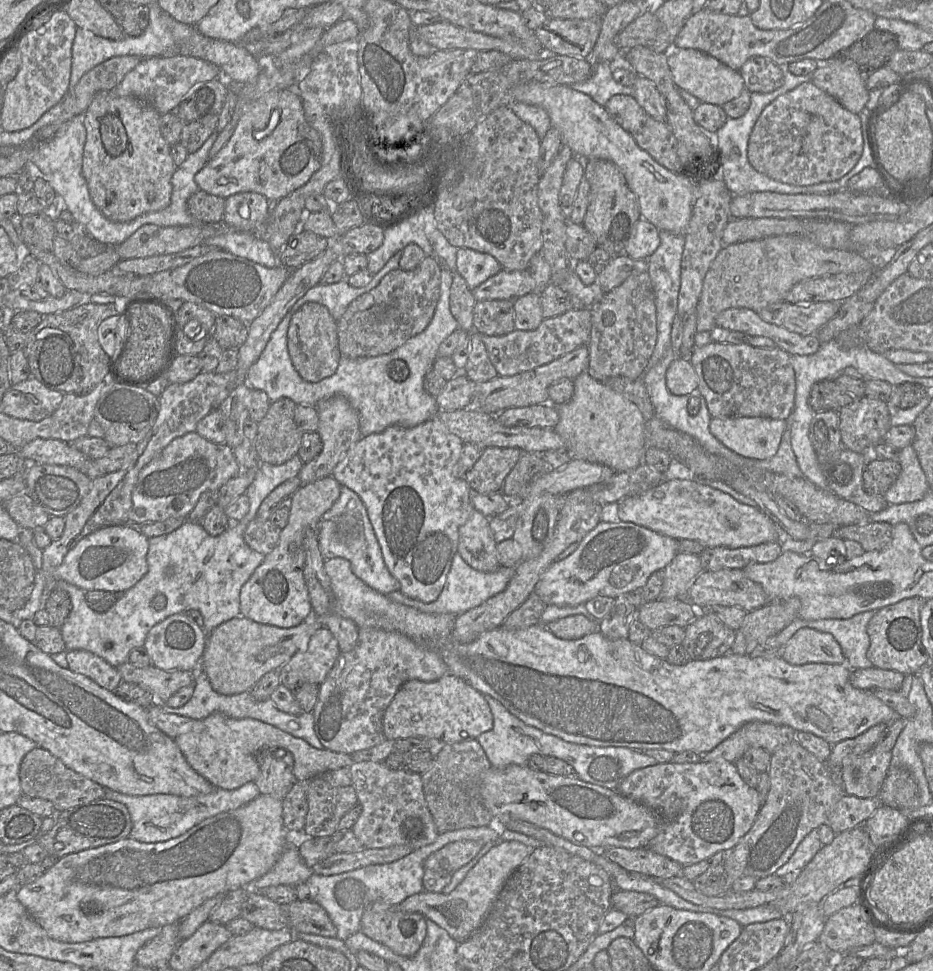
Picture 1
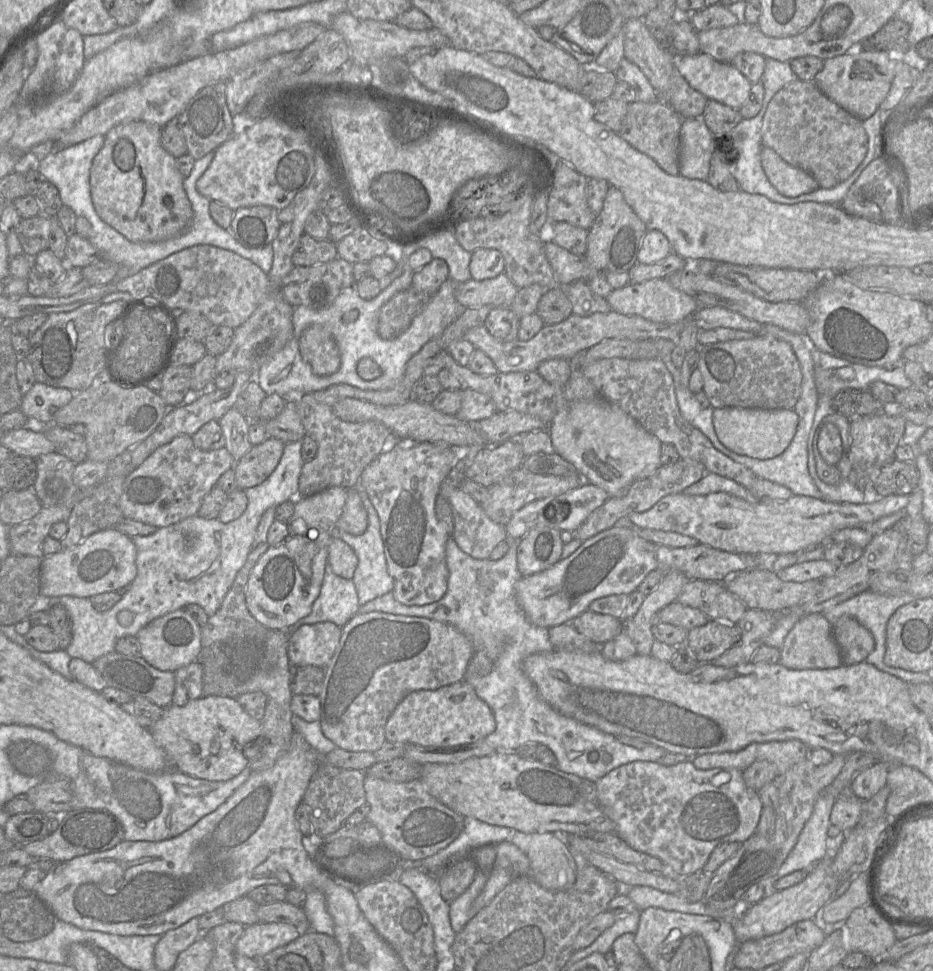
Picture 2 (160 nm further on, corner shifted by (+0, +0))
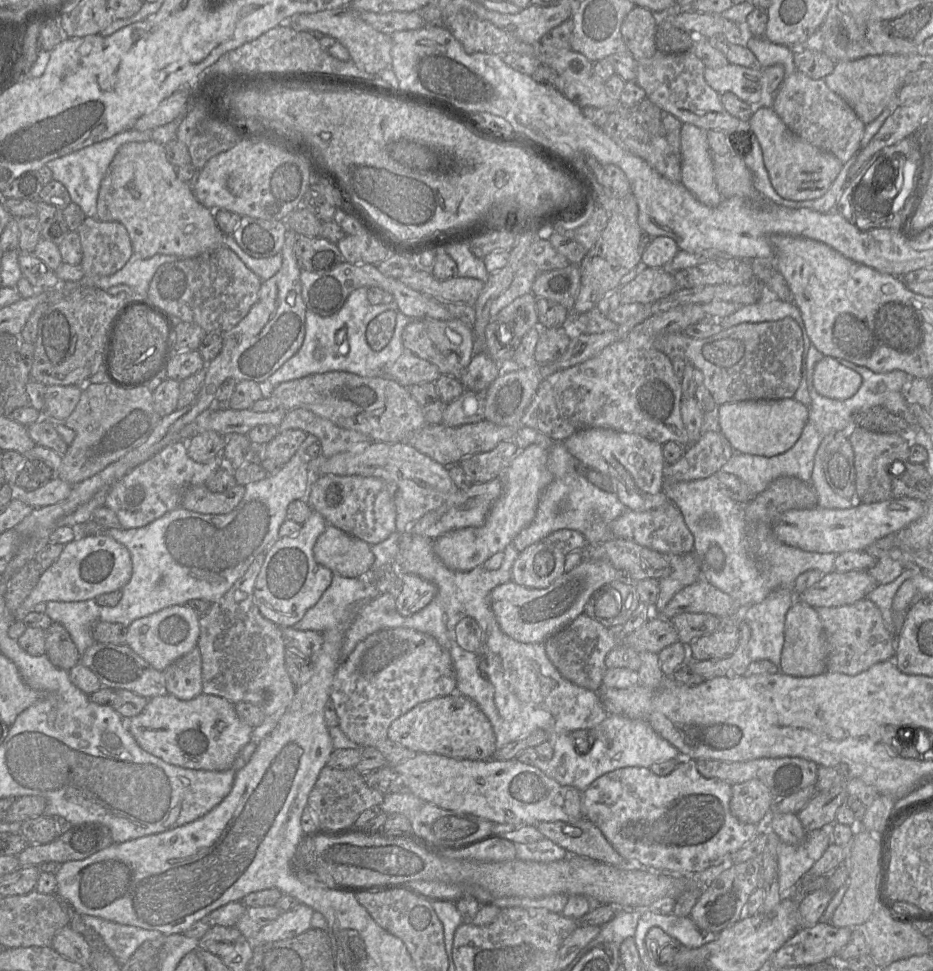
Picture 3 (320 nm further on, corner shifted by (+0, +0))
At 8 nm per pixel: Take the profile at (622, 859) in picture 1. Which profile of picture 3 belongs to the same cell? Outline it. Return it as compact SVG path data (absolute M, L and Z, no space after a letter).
M586 817L574 823L541 822L535 827L544 837L565 849L570 855L612 866L627 864L602 831Z

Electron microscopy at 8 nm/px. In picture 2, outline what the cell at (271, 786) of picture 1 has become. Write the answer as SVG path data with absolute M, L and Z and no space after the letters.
M276 507L268 508L262 515L246 562L238 571L220 607L202 626L201 650L198 662L203 663L203 695L237 698L241 694L260 691L267 697L261 734L249 742L244 755L250 759L251 772L266 770L288 751L294 729L290 703L290 662L288 657L289 634L286 630L270 629L259 623L249 612L245 589L249 574L261 555L269 548L267 534L275 519Z

